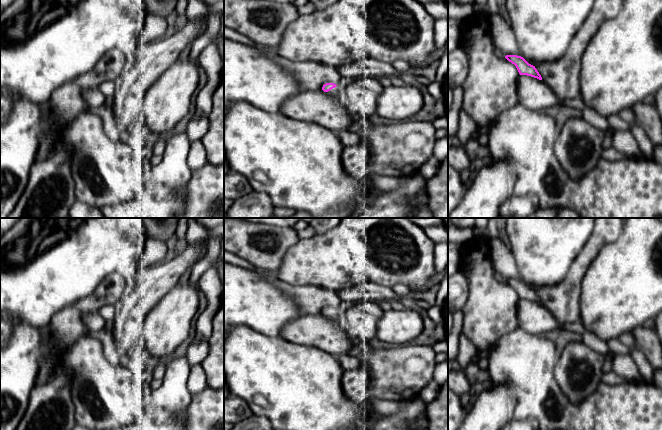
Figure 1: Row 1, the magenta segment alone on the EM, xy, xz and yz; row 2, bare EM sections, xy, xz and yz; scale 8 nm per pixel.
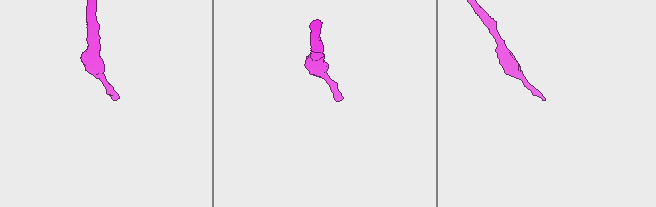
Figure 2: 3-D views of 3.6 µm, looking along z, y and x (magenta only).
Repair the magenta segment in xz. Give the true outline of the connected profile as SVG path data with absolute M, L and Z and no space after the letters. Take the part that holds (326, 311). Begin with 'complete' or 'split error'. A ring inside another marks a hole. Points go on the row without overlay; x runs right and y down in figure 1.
split error | M334 307L324 308L322 314L332 322L336 322L339 318L341 318L341 312Z

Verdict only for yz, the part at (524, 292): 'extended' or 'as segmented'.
as segmented

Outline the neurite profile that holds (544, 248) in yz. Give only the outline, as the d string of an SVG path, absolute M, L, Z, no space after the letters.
M506 218L505 229L522 281L531 289L559 284L588 242L595 218Z

